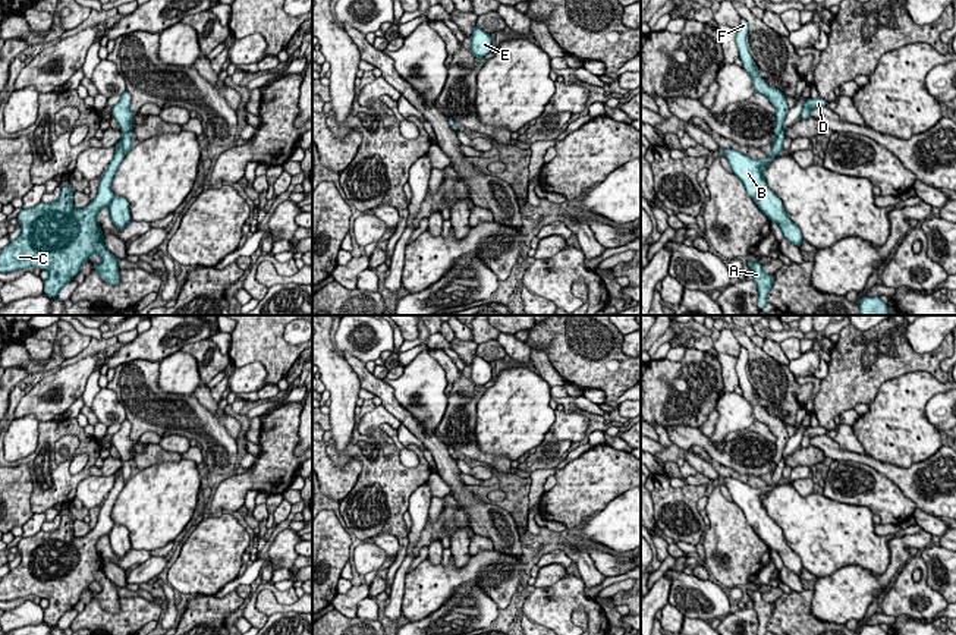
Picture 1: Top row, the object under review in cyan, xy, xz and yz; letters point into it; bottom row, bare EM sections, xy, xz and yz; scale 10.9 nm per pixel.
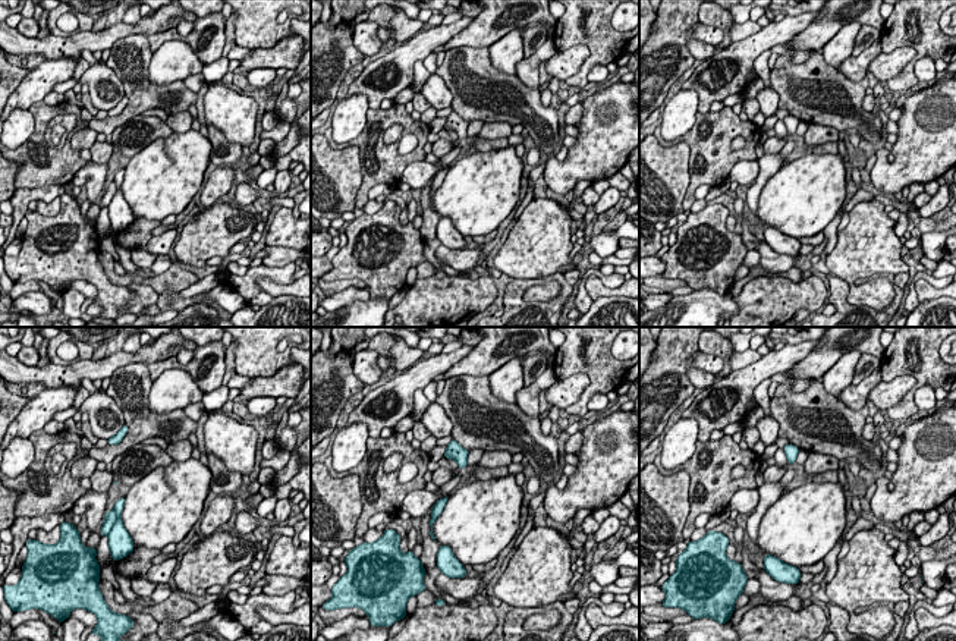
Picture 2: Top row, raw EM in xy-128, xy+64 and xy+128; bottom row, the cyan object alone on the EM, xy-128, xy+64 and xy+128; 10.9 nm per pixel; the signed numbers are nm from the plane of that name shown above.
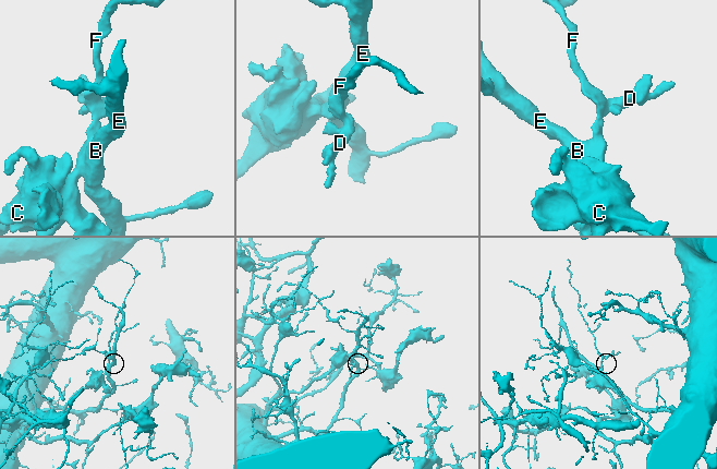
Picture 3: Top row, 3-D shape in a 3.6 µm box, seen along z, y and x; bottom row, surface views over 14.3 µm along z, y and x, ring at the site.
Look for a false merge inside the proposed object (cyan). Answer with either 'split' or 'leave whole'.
split

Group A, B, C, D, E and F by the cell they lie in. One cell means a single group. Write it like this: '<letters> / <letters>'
A C D F / B E

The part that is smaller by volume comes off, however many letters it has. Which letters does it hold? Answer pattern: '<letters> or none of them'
A, C, D, F

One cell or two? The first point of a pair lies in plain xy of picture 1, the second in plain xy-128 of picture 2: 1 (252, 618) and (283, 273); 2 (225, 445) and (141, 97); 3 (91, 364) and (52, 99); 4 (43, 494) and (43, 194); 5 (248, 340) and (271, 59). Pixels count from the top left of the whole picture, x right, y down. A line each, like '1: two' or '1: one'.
1: one
2: one
3: two
4: two
5: two

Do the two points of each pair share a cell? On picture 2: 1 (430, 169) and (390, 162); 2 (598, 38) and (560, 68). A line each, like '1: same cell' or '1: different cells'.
1: different cells
2: different cells

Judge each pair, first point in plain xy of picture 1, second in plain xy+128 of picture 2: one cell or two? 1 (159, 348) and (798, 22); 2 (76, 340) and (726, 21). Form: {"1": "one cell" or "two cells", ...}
{"1": "two cells", "2": "two cells"}

